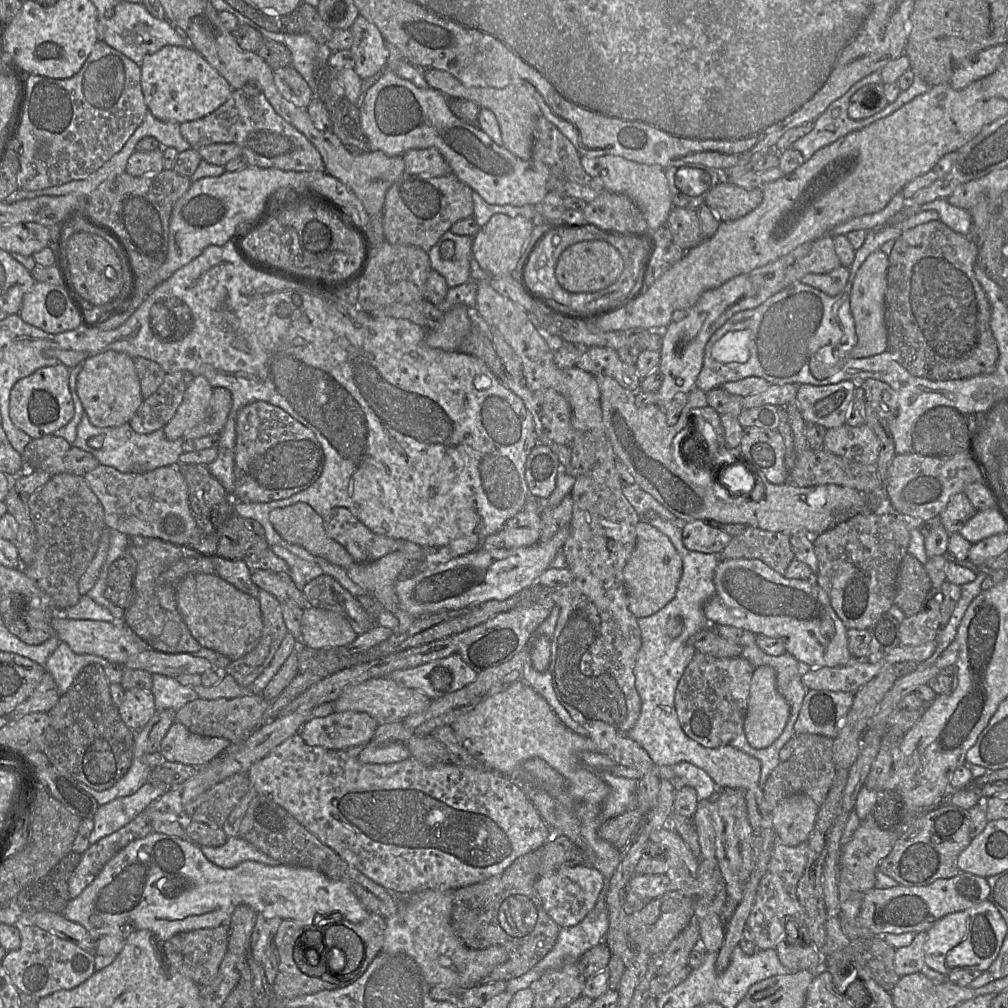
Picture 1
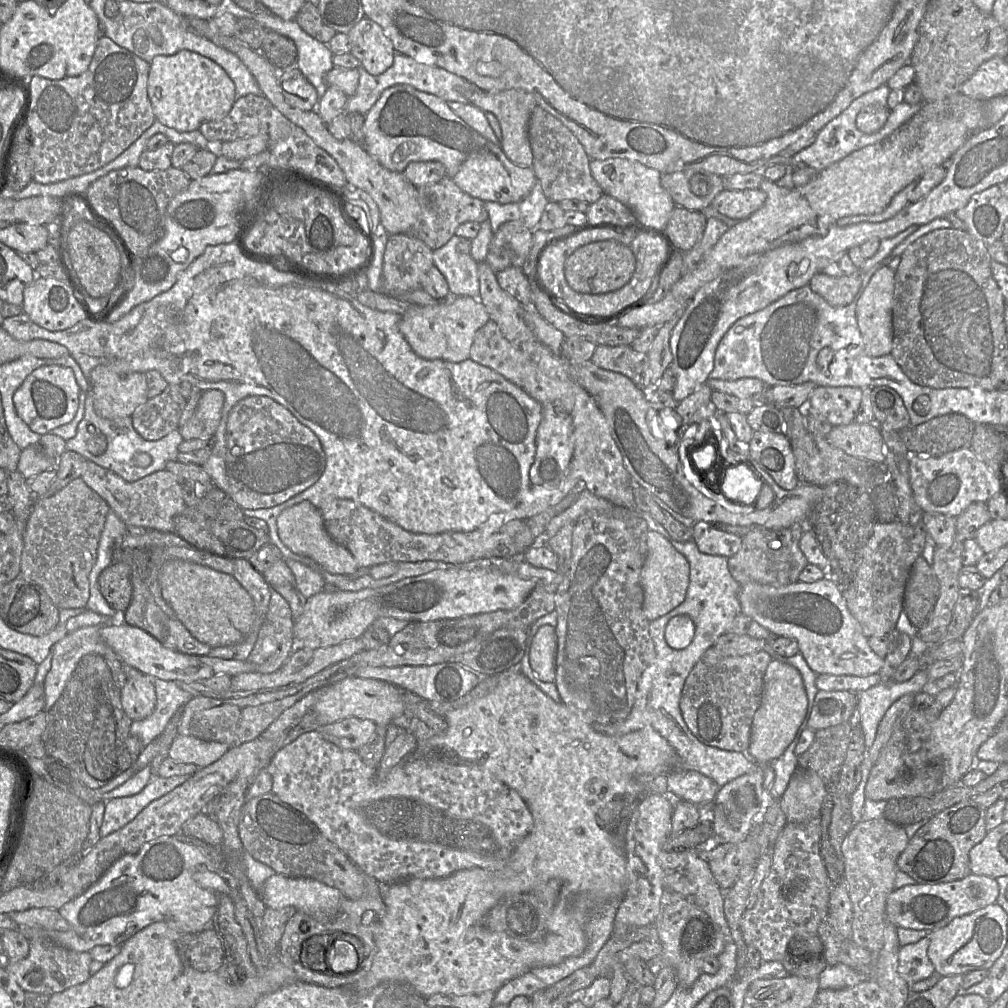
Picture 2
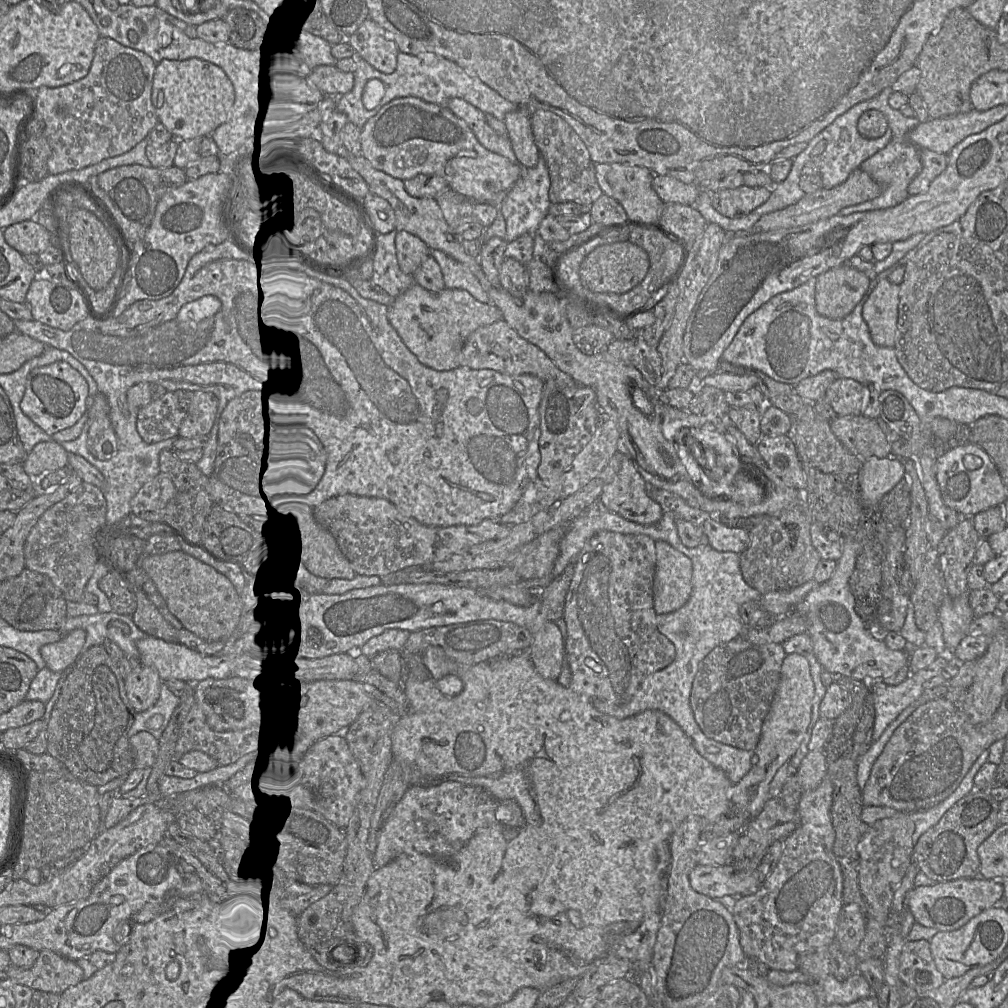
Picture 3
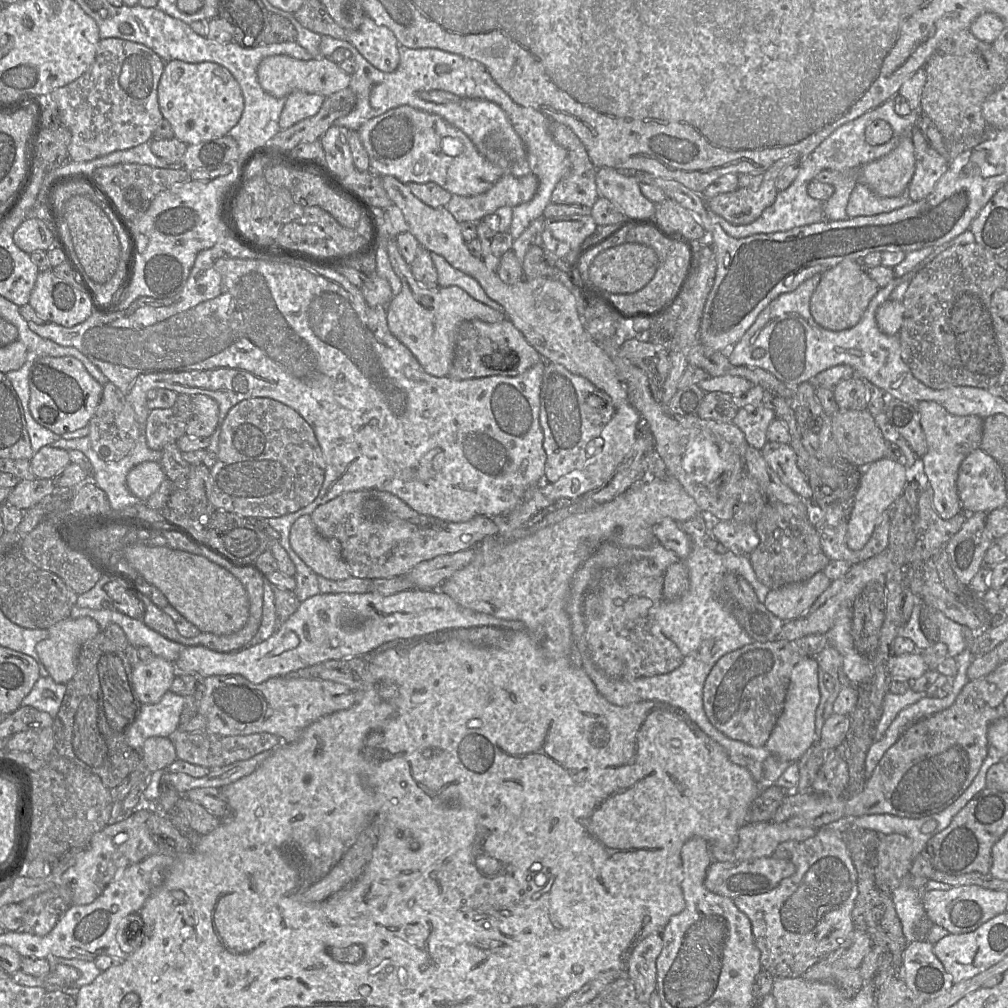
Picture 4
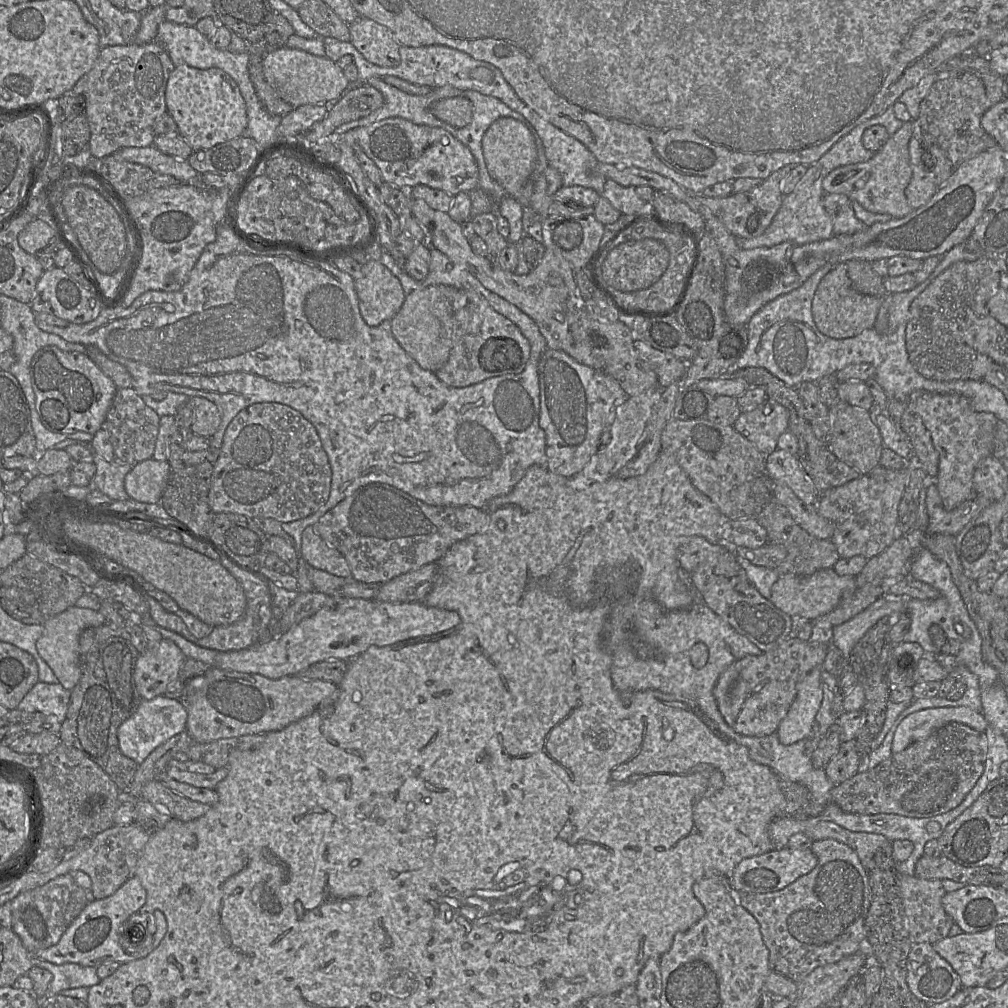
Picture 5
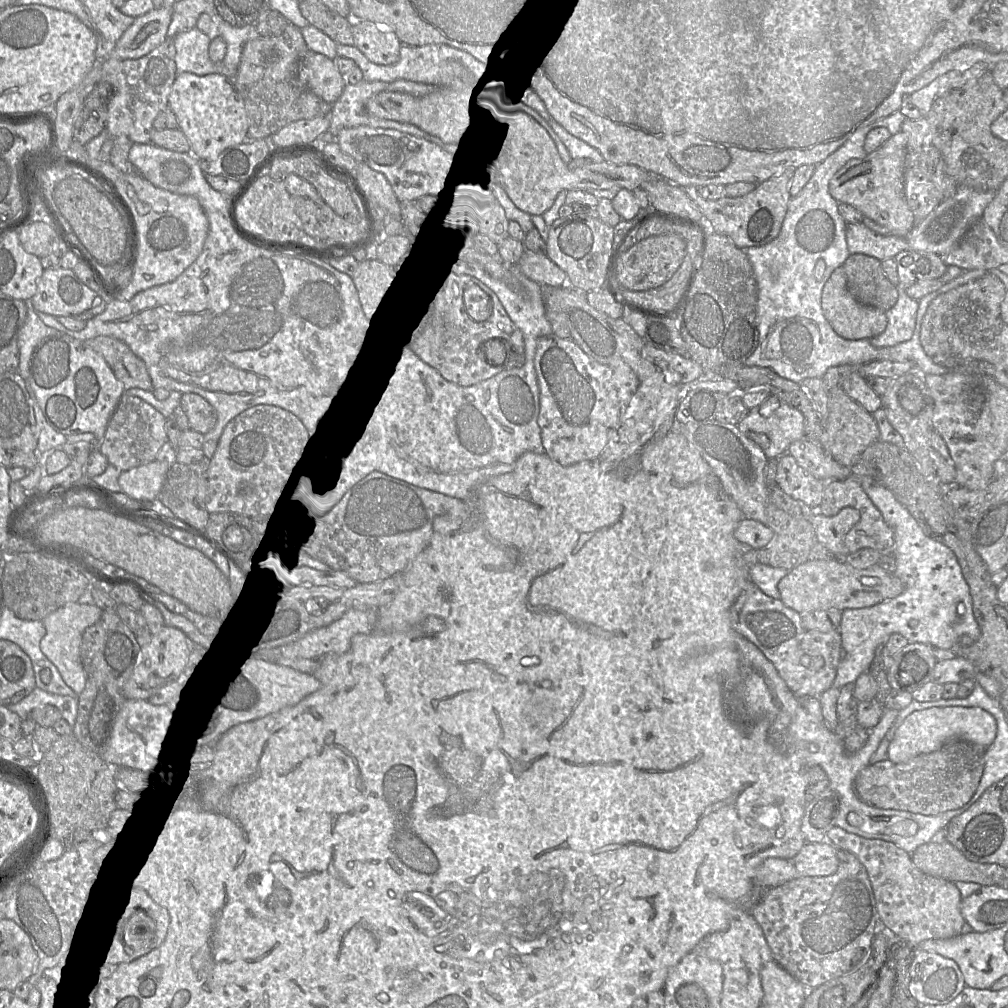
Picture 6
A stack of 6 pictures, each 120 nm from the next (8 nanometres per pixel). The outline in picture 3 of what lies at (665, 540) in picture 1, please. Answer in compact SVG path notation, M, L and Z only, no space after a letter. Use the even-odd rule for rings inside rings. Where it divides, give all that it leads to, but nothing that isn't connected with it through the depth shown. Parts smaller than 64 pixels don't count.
M663 540L655 541L656 570L653 582L654 610L656 614L668 614L683 607L692 593L692 561L682 552L676 550Z

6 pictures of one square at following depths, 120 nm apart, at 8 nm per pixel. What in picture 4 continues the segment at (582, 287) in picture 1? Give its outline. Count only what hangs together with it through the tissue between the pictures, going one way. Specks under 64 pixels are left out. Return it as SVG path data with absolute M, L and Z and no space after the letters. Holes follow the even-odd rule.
M623 243L600 252L589 265L589 283L603 292L631 294L646 286L654 277L659 259L649 246L640 243Z

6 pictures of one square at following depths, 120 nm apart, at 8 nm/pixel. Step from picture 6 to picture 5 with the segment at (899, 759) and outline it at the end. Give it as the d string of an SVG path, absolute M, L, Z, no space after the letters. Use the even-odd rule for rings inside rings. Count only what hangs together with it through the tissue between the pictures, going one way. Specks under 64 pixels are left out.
M967 707L928 708L908 715L898 725L893 743L892 753L899 753L912 743L923 740L940 727L957 722L985 733L988 722L981 713Z

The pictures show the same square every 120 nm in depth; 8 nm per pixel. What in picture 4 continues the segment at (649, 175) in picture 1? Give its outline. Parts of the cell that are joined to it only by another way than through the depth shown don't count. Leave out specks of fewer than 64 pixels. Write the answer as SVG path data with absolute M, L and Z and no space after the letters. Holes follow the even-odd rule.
M599 168L595 181L599 195L612 202L624 214L624 219L655 214L656 204L642 194L640 182L632 172Z

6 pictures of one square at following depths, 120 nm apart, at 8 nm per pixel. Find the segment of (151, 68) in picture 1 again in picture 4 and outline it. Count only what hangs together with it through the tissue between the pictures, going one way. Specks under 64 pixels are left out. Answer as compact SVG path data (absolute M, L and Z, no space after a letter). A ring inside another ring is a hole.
M167 62L158 85L161 114L172 126L175 138L195 145L220 138L239 122L244 110L241 88L224 66L214 62Z

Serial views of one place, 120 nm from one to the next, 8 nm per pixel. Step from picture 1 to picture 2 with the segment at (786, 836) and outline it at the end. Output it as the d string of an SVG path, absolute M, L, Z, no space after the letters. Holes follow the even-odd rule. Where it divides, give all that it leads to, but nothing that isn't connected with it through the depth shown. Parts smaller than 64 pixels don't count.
M797 769L779 799L788 823L805 824L819 818L826 784L814 771Z

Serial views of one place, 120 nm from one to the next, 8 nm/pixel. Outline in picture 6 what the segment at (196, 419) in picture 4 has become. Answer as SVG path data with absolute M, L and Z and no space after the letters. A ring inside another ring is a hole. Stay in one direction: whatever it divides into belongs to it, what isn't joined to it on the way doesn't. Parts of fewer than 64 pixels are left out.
M183 393L180 406L185 411L191 430L204 435L216 425L216 410L199 394Z

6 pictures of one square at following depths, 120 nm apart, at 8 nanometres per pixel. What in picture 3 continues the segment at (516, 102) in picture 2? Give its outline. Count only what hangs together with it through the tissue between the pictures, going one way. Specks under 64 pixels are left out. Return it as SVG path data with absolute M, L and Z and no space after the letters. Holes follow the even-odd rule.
M519 107L515 111L507 113L503 120L512 150L522 168L535 166L540 158L540 152L532 134L532 110L536 109Z

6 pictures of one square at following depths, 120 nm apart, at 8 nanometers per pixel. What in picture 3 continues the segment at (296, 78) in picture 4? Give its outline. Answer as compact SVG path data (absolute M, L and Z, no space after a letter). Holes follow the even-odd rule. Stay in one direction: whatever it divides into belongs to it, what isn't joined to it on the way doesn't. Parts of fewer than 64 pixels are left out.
M321 65L304 71L304 79L324 96L339 97L354 86L352 72L343 72L334 65Z

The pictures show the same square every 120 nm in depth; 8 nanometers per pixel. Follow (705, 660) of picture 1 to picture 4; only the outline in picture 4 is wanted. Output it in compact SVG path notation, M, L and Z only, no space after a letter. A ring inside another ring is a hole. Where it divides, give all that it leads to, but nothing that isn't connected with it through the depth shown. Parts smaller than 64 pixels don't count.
M793 641L752 642L723 655L706 678L703 707L709 721L731 739L764 746L781 715L791 673L804 657Z

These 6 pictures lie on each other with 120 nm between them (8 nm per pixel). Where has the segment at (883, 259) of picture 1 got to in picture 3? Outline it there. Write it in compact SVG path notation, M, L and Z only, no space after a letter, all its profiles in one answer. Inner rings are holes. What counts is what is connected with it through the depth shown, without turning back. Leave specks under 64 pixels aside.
M888 278L880 280L862 308L873 343L893 348L896 341L900 286Z

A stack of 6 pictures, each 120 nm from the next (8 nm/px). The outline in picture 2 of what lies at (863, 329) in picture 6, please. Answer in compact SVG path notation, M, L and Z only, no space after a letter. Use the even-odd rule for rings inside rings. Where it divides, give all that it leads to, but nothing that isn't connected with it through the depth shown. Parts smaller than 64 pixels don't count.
M820 272L811 278L808 285L831 306L840 307L854 300L861 284L861 273L833 277Z

